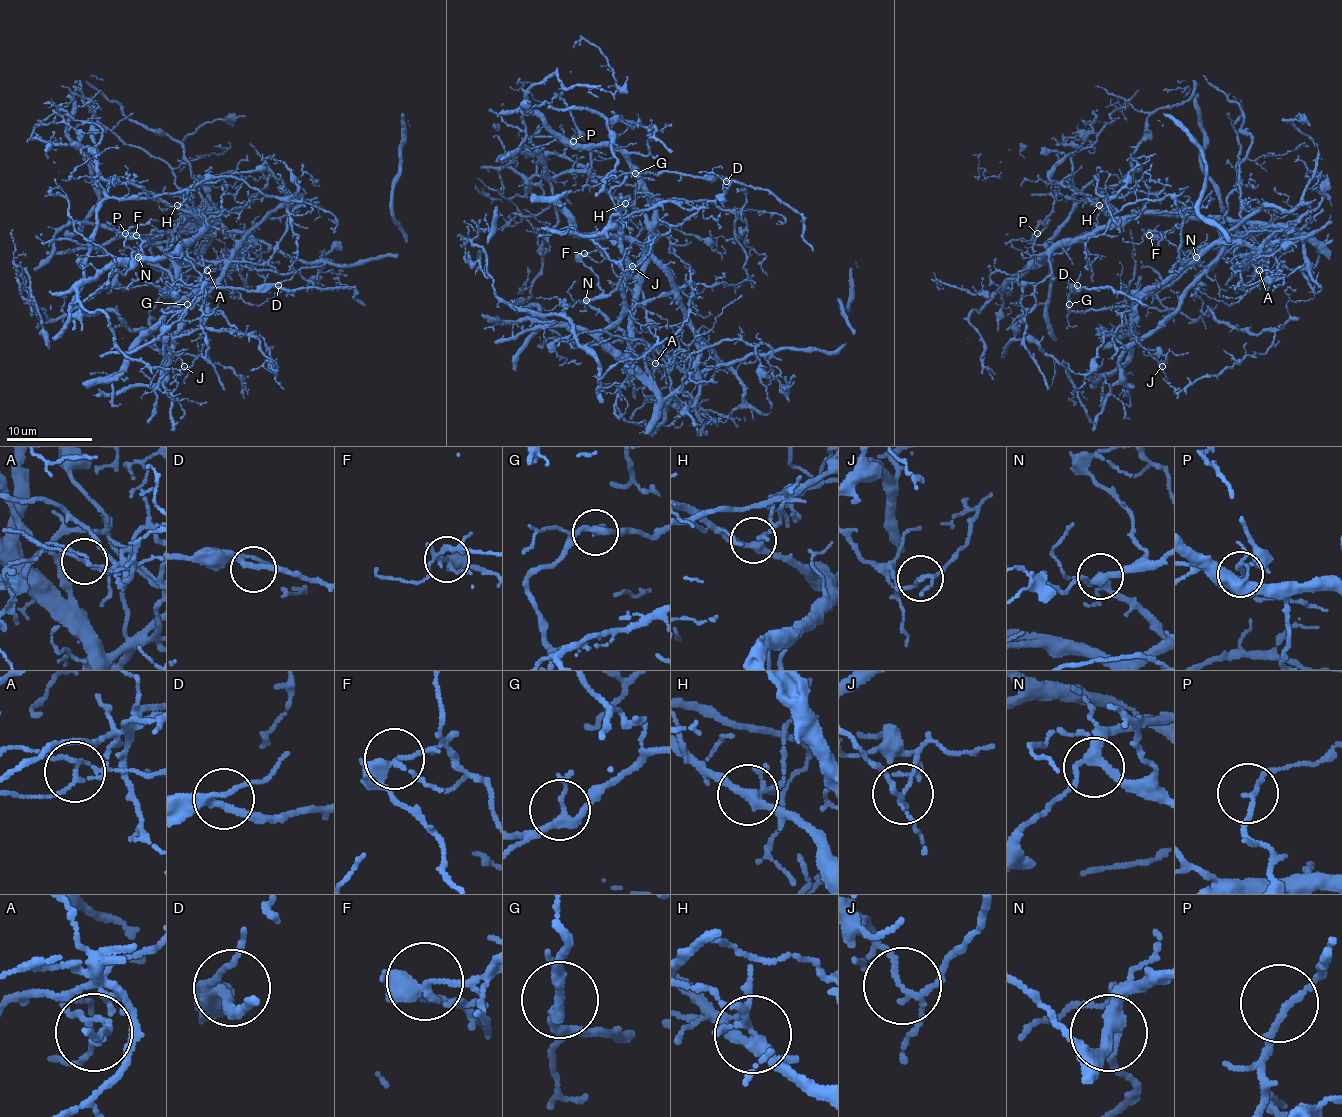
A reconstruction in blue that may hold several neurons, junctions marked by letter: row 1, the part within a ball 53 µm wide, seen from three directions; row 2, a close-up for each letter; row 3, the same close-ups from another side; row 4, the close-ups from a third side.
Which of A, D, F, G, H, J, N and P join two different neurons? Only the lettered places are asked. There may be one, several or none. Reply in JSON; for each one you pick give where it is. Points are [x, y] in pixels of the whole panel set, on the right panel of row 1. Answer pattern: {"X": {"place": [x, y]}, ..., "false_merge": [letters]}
{"F": {"place": [1149, 235]}, "J": {"place": [1162, 366]}, "false_merge": ["F", "J"]}

